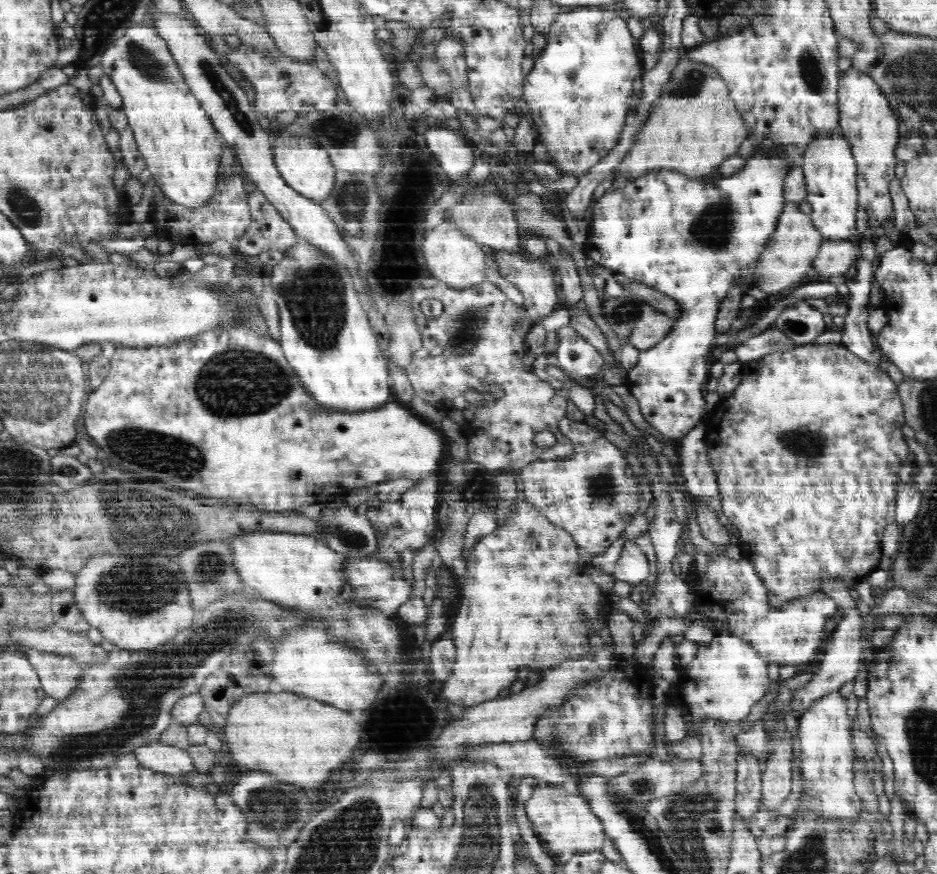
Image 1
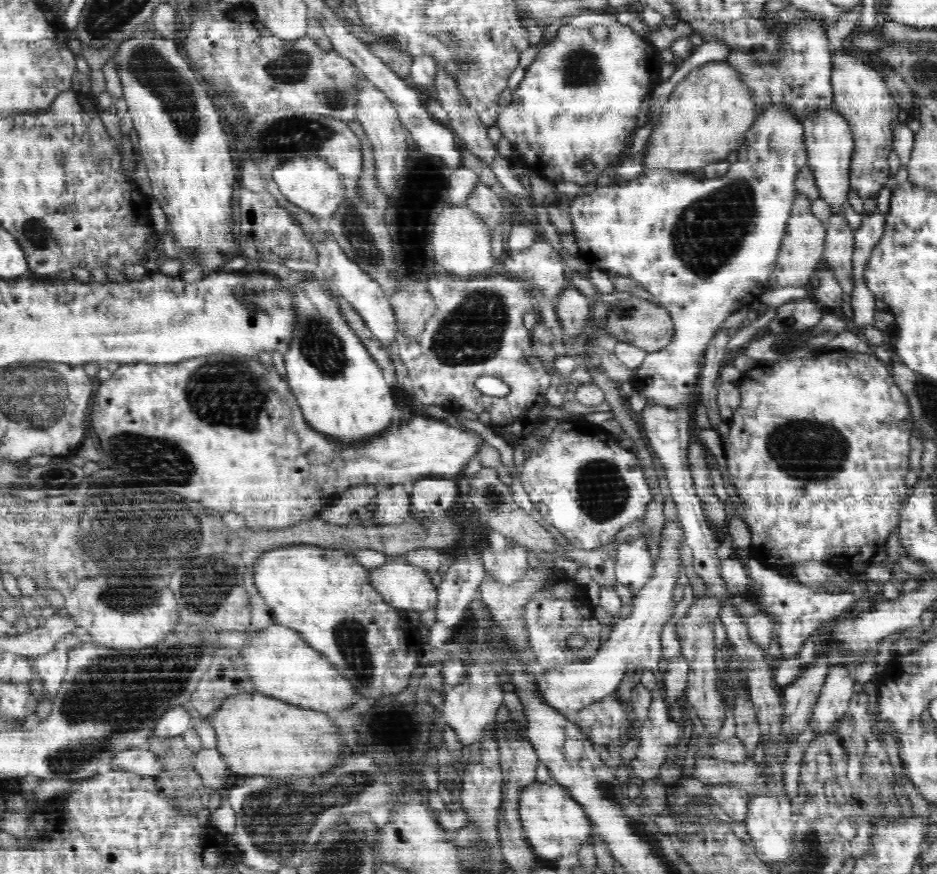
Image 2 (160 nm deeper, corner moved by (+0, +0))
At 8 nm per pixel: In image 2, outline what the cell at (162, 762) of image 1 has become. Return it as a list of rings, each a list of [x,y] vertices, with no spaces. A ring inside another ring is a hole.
[[[138,747],[116,753],[111,765],[126,772],[152,777],[164,768],[163,762],[152,751],[142,751]]]

